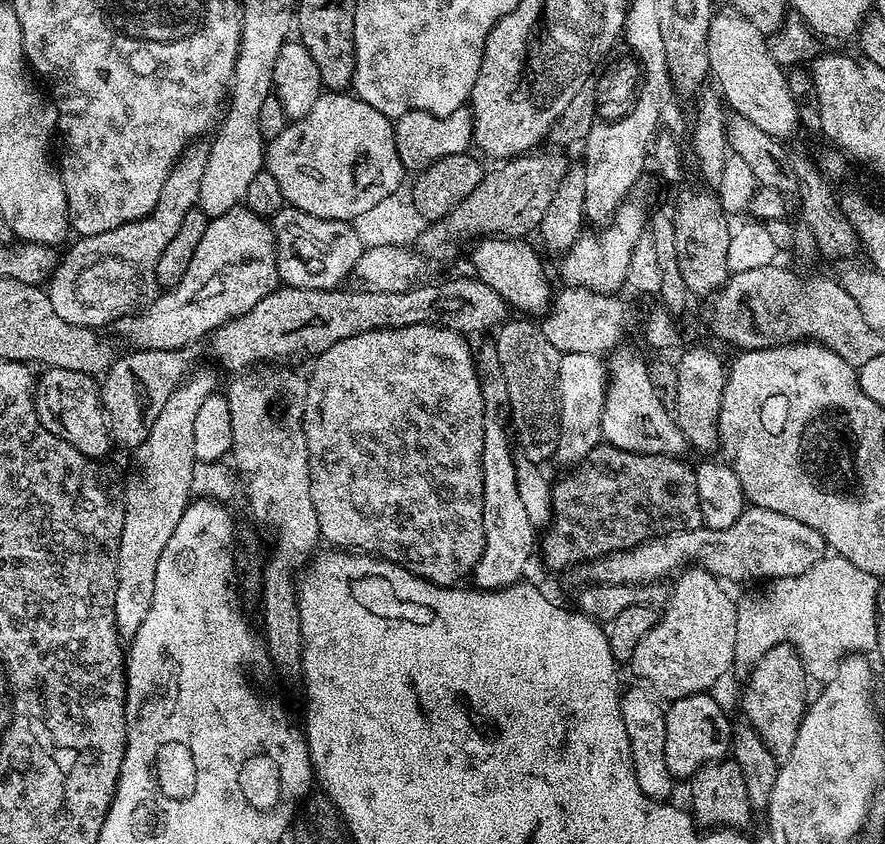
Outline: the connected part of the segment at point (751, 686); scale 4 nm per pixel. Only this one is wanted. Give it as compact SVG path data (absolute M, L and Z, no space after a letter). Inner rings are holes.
M778 644L766 651L764 657L751 665L748 681L744 684L744 693L740 696L740 708L744 711L743 719L752 725L752 729L765 740L769 746L785 736L791 742L796 737L797 718L804 715L804 680L806 673L799 654L789 644ZM783 716L788 716L783 720Z

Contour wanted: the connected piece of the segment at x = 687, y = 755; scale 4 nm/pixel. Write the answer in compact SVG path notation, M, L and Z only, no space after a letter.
M708 692L690 694L667 705L666 722L666 770L670 770L673 781L687 781L704 764L712 764L729 755L732 746L733 725L728 724L724 708Z

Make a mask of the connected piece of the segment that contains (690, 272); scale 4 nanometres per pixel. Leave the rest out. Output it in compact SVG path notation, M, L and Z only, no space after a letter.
M684 188L676 200L676 210L671 213L674 224L675 249L679 273L689 293L705 298L719 292L730 275L726 262L726 250L730 250L733 229L728 228L729 217L720 204L717 193L712 190L699 192L696 188Z

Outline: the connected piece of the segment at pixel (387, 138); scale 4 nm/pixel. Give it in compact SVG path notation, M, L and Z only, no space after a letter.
M324 90L321 91L318 102L314 102L314 107L310 114L306 114L301 120L293 120L284 129L282 134L278 134L274 139L267 141L264 154L264 168L270 174L274 174L274 179L278 182L278 187L282 189L282 198L285 205L302 210L306 214L314 214L314 218L326 218L327 220L347 220L352 222L356 217L365 211L373 208L392 194L405 181L406 169L401 159L398 158L396 148L395 125L388 117L378 110L374 110L368 103L357 100L351 93L342 90Z

